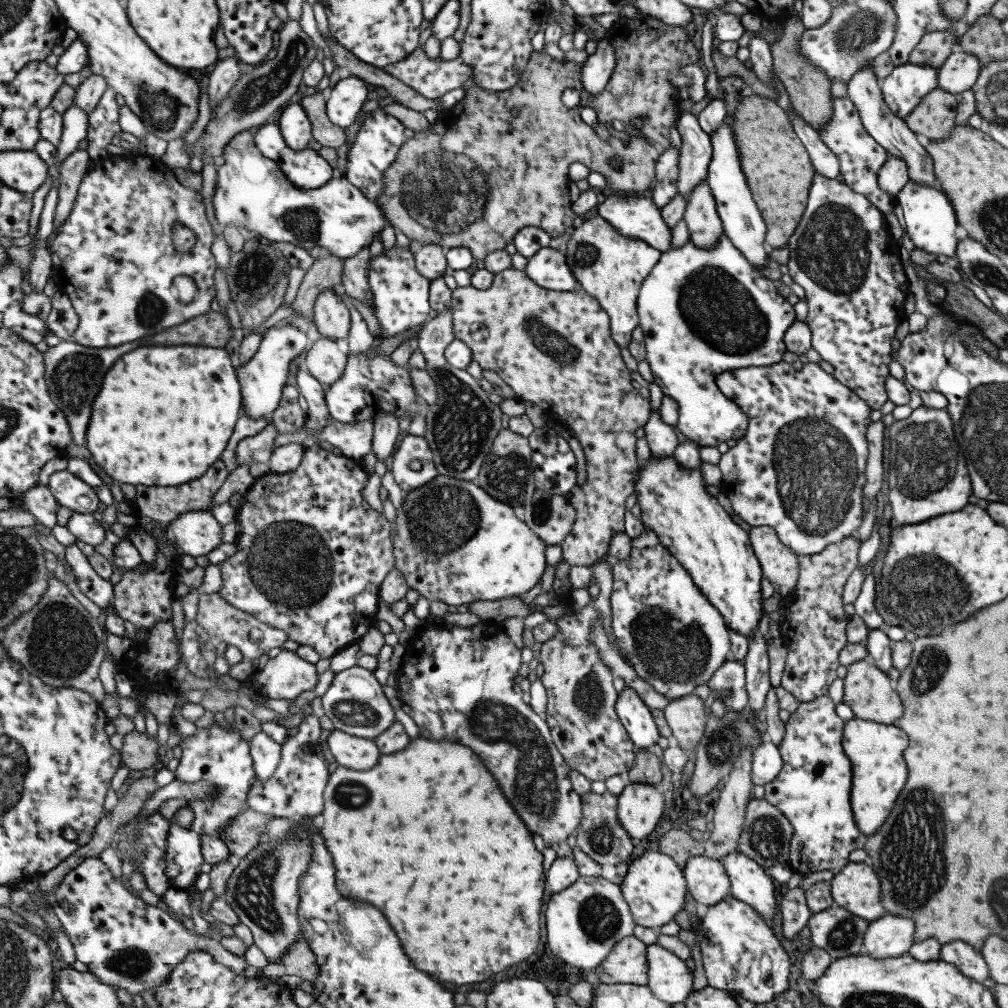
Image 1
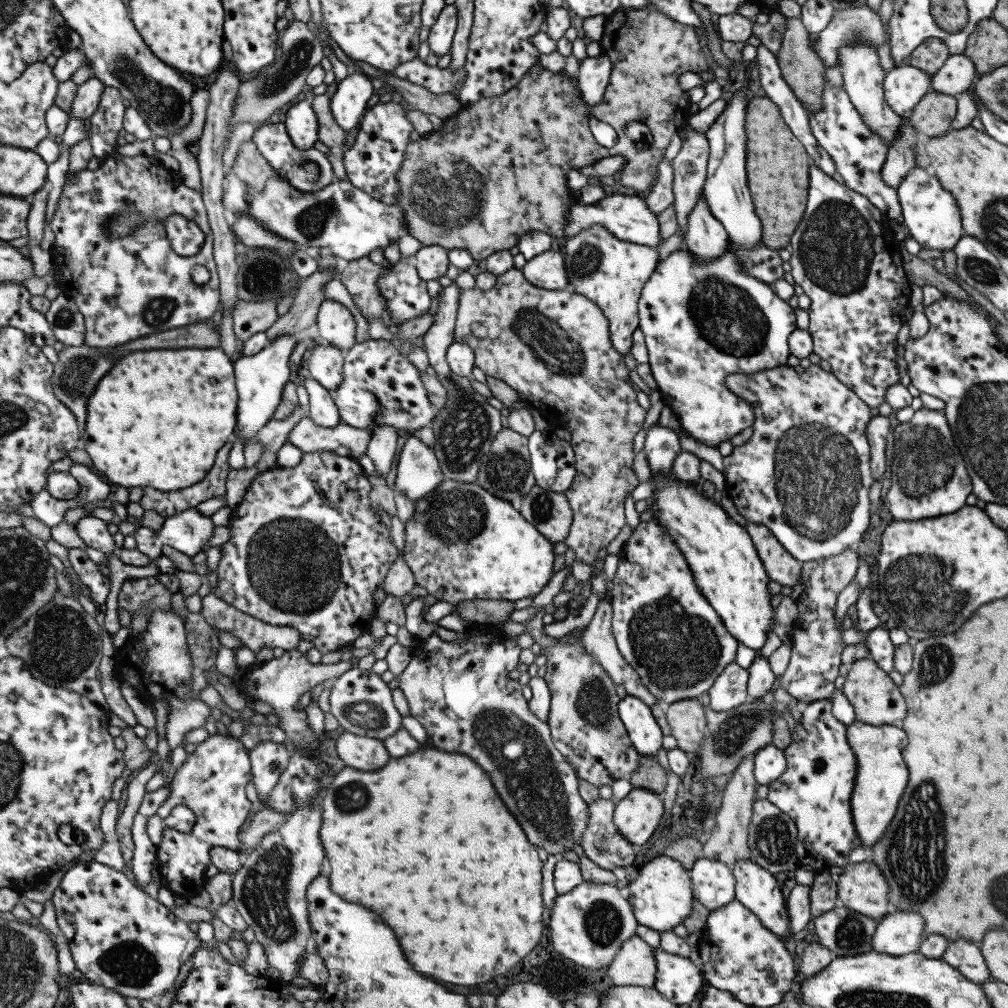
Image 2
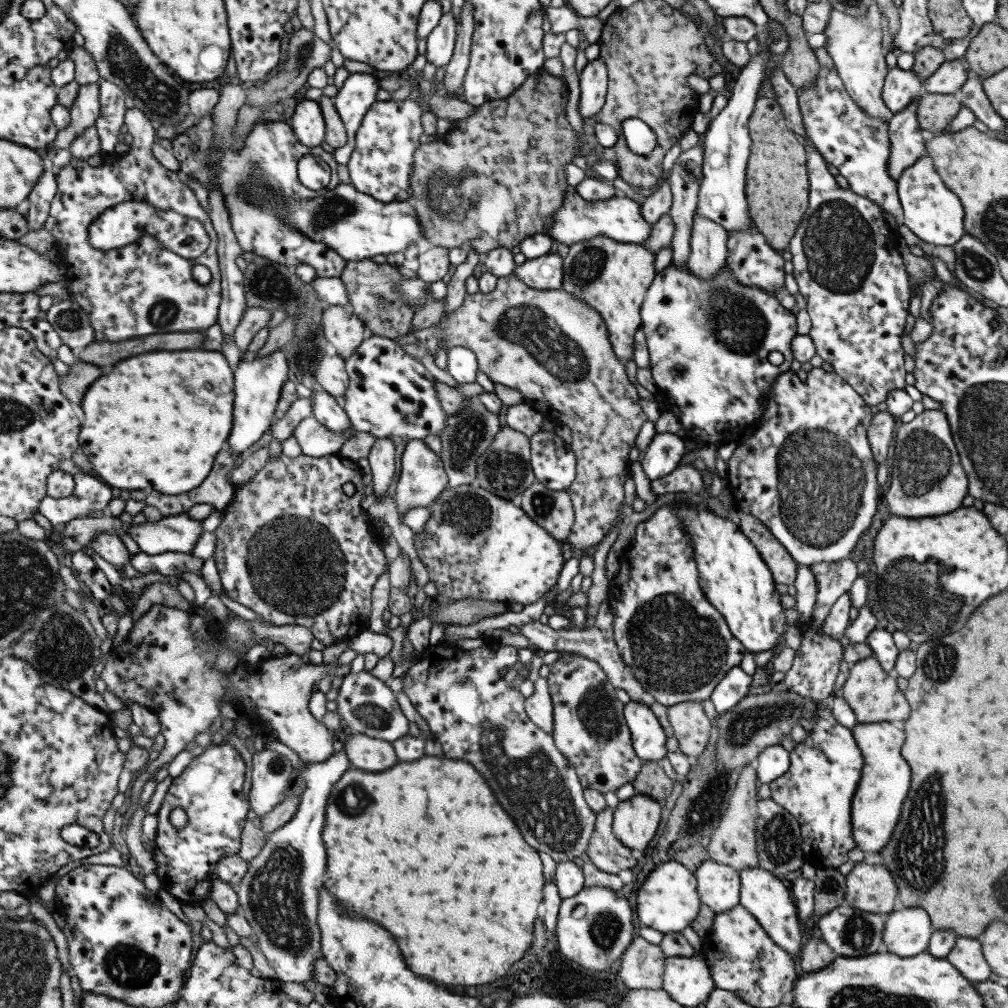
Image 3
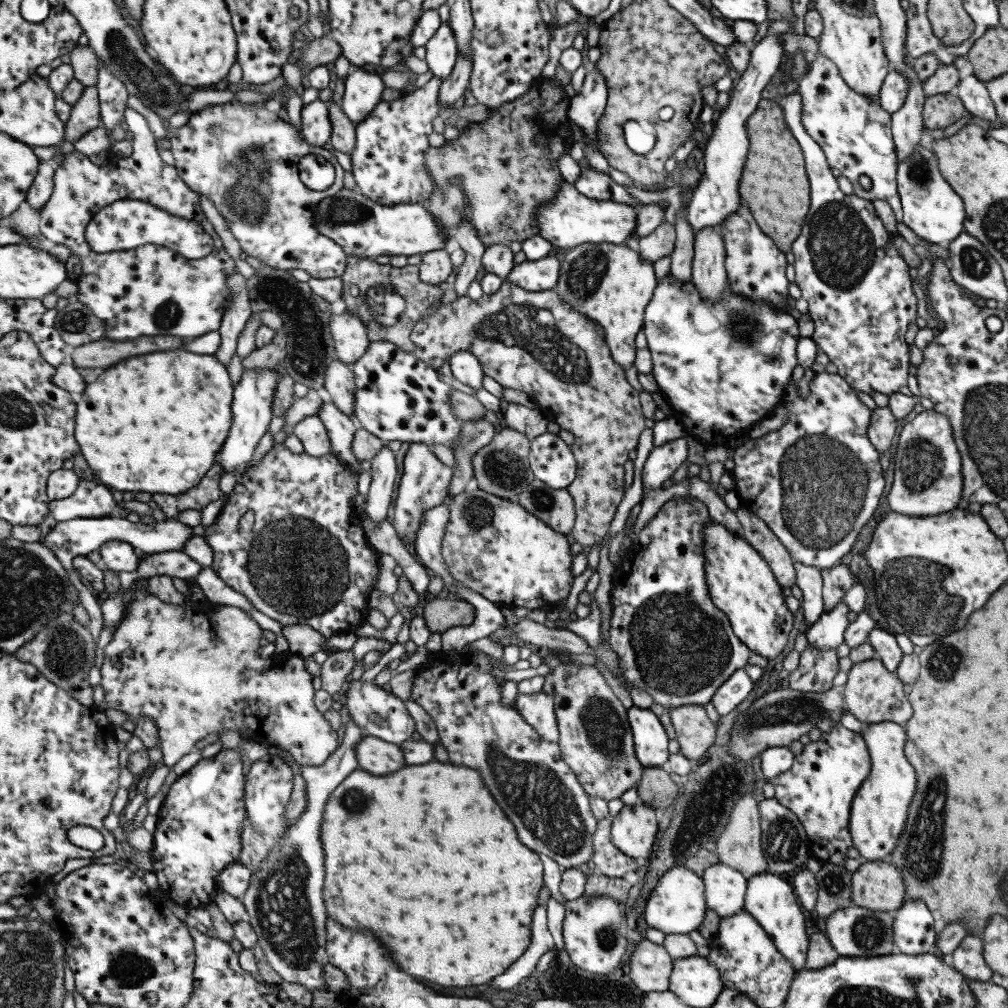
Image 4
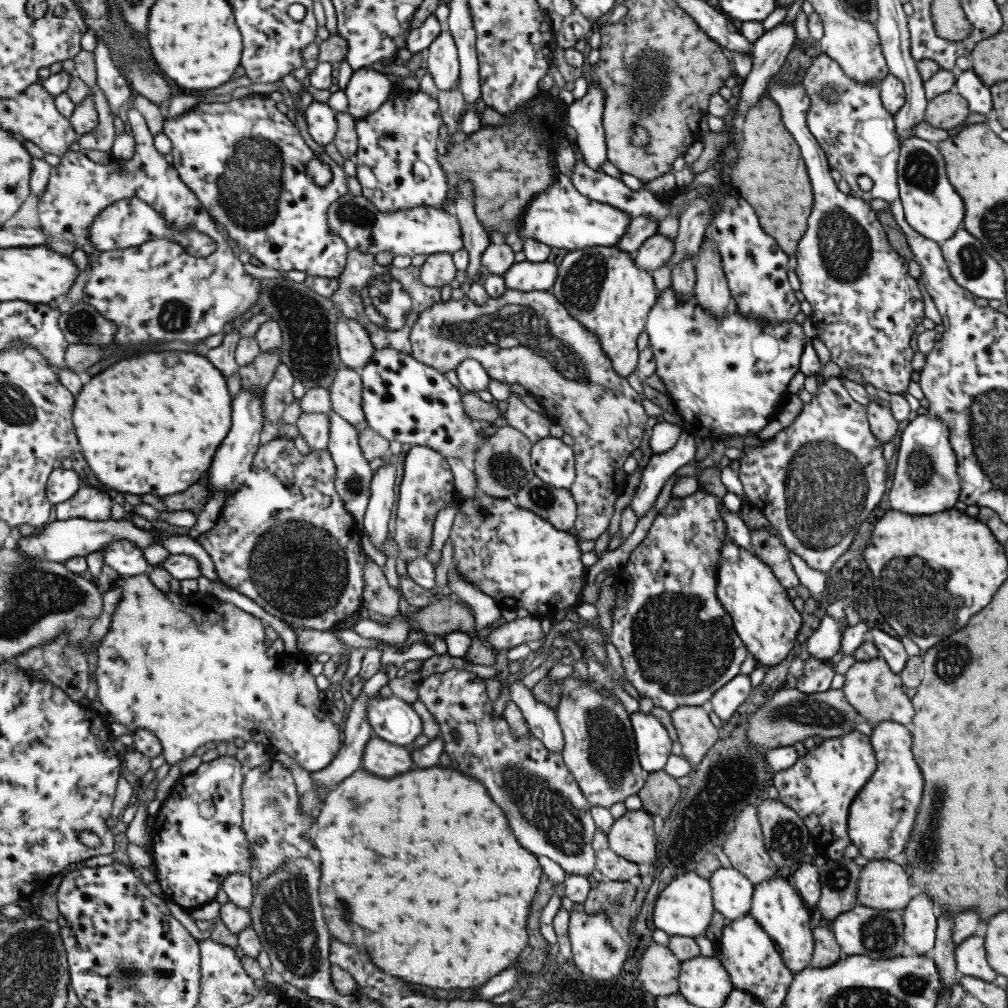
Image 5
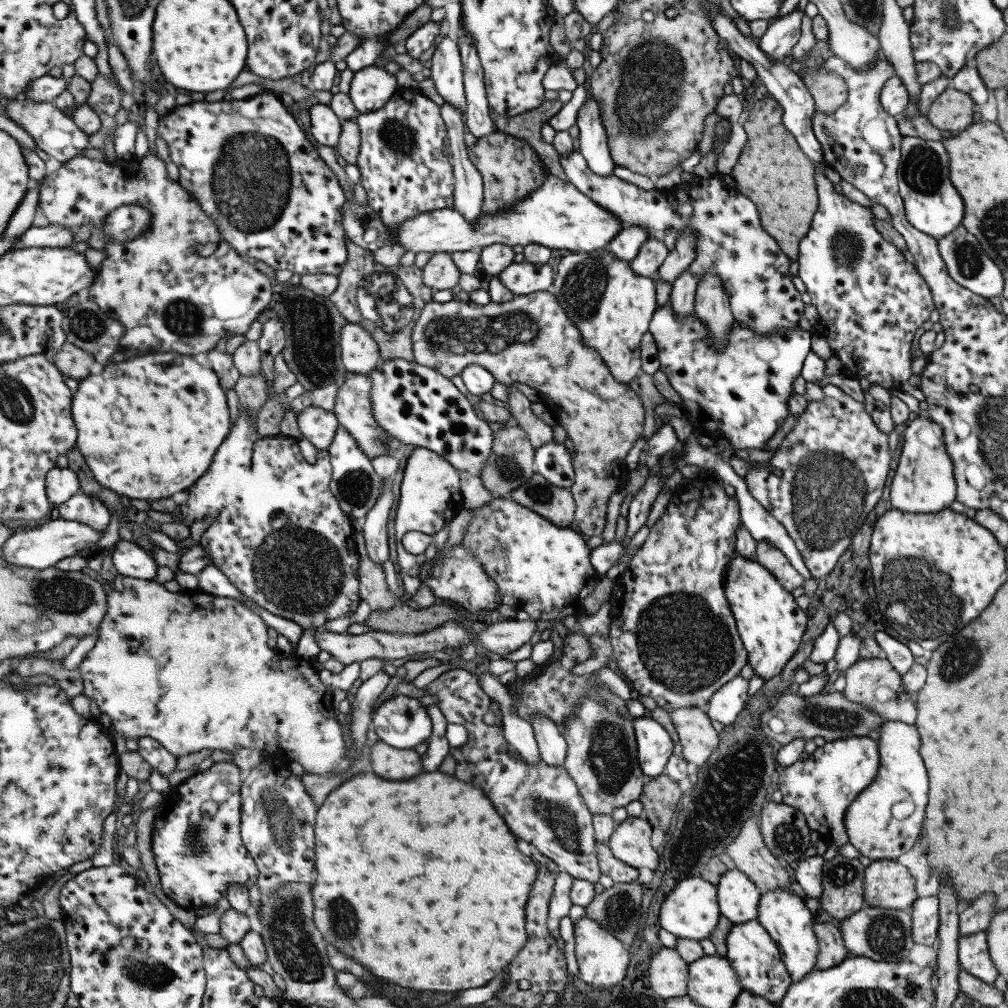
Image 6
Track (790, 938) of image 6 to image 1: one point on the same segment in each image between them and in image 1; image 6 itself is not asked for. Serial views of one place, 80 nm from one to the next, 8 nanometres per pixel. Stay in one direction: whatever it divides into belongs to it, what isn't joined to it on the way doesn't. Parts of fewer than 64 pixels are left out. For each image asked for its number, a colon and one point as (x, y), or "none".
1: (749, 883)
2: (756, 889)
3: (762, 894)
4: (770, 900)
5: (778, 909)

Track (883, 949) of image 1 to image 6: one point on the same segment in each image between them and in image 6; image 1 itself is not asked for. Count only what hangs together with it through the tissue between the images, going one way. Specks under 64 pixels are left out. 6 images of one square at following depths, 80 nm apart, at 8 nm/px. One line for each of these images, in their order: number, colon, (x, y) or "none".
2: (900, 932)
3: (906, 931)
4: (912, 926)
5: (919, 915)
6: (924, 914)

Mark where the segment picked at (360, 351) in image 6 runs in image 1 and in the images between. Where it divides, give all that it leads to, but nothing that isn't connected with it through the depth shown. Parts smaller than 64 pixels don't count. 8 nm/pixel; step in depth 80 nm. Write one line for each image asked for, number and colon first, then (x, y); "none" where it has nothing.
1: (331, 316)
2: (336, 326)
3: (341, 328)
4: (348, 333)
5: (353, 345)

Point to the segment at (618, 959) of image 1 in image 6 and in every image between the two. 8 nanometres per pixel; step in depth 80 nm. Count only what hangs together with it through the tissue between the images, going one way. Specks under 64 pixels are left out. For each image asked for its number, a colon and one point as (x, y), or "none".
2: (633, 964)
3: (641, 964)
4: (649, 964)
5: (658, 968)
6: (667, 974)

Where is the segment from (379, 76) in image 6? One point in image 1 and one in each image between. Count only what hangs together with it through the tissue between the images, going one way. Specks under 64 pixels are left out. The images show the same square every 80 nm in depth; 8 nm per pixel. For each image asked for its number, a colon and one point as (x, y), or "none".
1: (344, 104)
2: (347, 105)
3: (357, 93)
4: (362, 92)
5: (366, 90)

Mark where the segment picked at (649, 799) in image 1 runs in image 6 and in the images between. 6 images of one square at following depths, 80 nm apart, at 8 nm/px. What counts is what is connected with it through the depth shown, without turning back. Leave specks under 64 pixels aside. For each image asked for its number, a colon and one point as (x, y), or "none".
2: (635, 816)
3: (634, 822)
4: (632, 830)
5: (631, 837)
6: (629, 842)

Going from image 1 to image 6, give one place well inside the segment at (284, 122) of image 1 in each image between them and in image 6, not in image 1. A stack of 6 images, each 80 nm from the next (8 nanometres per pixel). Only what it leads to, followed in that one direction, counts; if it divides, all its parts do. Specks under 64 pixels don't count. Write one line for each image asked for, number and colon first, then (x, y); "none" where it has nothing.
2: (300, 123)
3: (306, 122)
4: (315, 130)
5: (320, 119)
6: (324, 127)

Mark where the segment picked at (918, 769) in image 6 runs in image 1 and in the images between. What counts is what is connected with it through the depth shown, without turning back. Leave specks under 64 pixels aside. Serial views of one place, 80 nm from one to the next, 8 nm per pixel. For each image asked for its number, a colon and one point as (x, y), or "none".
1: (875, 751)
2: (880, 777)
3: (884, 780)
4: (877, 812)
5: (878, 831)

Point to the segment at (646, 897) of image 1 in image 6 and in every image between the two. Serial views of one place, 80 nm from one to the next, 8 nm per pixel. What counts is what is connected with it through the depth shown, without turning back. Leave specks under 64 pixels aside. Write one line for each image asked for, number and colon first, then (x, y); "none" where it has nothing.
2: (660, 896)
3: (667, 900)
4: (675, 905)
5: (683, 907)
6: (689, 911)

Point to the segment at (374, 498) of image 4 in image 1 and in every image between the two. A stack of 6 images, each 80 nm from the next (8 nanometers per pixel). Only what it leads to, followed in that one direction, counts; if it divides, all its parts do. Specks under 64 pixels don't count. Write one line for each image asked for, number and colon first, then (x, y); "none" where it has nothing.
1: (384, 432)
2: (381, 446)
3: (381, 456)

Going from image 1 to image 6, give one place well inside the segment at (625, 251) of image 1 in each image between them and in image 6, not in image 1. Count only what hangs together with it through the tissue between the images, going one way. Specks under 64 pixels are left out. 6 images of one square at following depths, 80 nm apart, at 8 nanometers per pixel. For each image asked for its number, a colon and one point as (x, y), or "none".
2: (610, 272)
3: (611, 277)
4: (610, 284)
5: (600, 287)
6: (610, 305)

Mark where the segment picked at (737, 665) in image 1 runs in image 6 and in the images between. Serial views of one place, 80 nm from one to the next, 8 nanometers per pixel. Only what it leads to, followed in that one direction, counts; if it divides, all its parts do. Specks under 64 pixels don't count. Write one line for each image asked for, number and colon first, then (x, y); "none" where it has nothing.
2: (728, 690)
3: (733, 687)
4: (734, 690)
5: (725, 700)
6: (725, 705)

